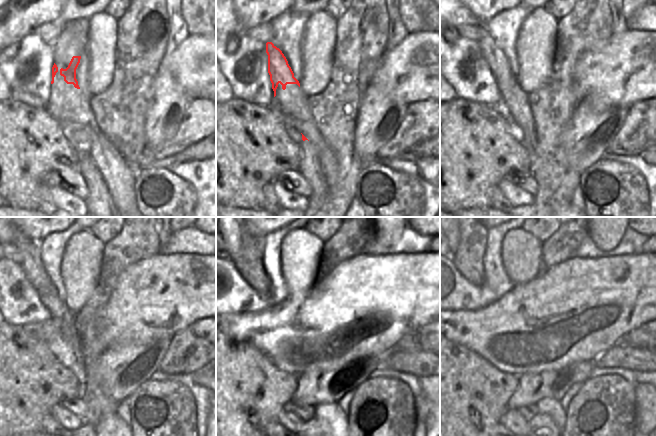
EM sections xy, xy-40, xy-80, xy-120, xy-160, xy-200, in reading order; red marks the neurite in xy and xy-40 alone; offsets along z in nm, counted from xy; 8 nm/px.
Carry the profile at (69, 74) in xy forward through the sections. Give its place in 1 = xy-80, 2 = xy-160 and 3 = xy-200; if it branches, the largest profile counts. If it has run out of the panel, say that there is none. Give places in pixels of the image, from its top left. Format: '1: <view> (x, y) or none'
1: xy-80 (517, 102)
2: xy-160 (249, 264)
3: xy-200 (469, 257)

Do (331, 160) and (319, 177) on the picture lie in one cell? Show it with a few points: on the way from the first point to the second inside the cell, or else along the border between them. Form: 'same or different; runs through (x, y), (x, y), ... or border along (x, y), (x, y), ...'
different; border along (314, 150), (321, 170), (327, 178)

